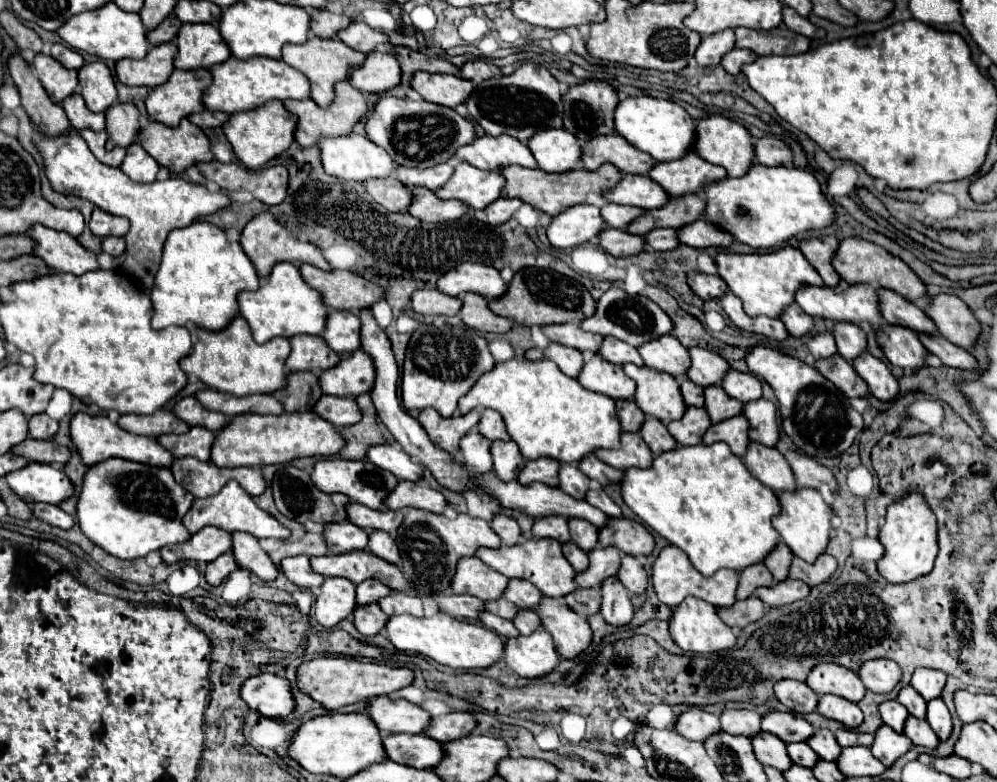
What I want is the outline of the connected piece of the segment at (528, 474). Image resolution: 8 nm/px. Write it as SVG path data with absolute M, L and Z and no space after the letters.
M537 458L525 464L525 468L519 474L519 482L523 482L525 486L533 484L533 482L541 482L547 486L557 488L559 486L559 462L553 458Z

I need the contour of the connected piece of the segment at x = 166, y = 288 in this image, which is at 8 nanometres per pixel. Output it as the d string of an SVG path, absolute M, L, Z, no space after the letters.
M205 220L193 222L187 228L177 228L169 234L163 250L163 260L159 266L159 272L155 276L155 286L151 290L151 300L153 300L153 328L161 330L167 326L195 326L201 330L217 332L223 330L231 318L237 316L237 294L243 290L257 290L259 288L259 276L245 252L241 250L239 242L229 242L227 234Z

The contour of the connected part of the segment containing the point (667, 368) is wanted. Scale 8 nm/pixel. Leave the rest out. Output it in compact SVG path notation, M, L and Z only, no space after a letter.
M663 336L659 340L647 342L639 348L645 364L657 372L665 372L673 378L685 376L689 370L689 350L677 342L673 336Z

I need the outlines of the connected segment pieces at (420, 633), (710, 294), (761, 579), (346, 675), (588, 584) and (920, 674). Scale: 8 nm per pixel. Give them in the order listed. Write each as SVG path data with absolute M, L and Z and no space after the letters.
M439 612L431 618L413 618L409 614L391 616L387 622L387 634L391 644L401 652L415 652L423 654L443 666L449 666L453 670L477 670L477 668L489 668L503 660L505 652L505 640L499 634L493 634L485 626L457 620L451 614Z
M697 270L687 274L687 284L703 300L719 298L727 292L727 284L719 276L709 276L709 274L703 274L703 272L697 272Z
M755 564L739 572L739 588L737 588L737 600L749 598L757 588L761 586L775 586L773 576L765 568L765 564Z
M313 658L297 668L297 686L301 692L317 700L327 710L337 710L347 704L361 700L371 700L375 696L391 694L413 682L413 672L409 668L389 668L377 662L361 662L355 658Z
M595 548L589 552L589 568L575 576L575 584L581 588L599 588L605 578L617 576L621 568L621 552L617 548Z
M917 668L913 678L911 678L911 686L925 698L925 702L929 702L931 698L939 698L945 686L947 674L941 670L929 670L929 668Z

